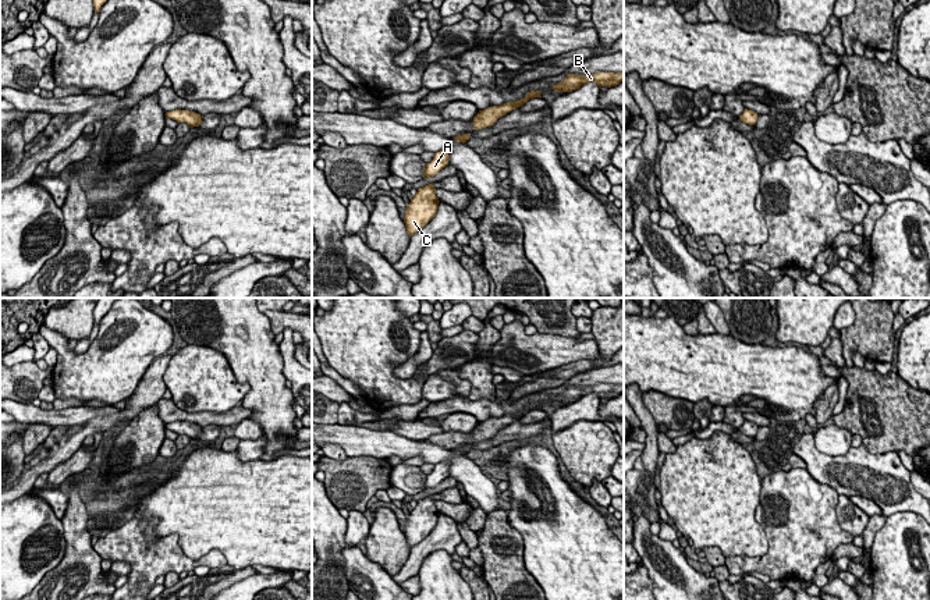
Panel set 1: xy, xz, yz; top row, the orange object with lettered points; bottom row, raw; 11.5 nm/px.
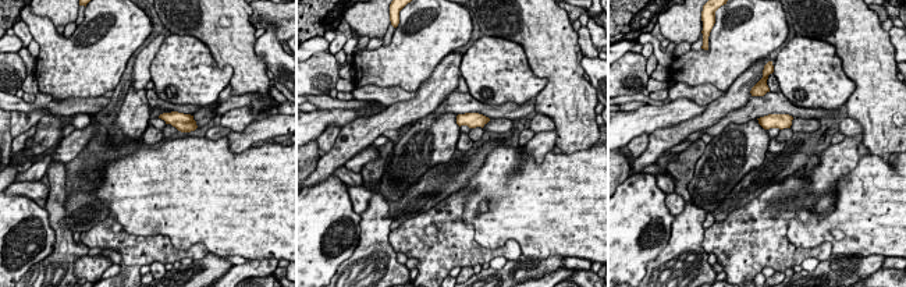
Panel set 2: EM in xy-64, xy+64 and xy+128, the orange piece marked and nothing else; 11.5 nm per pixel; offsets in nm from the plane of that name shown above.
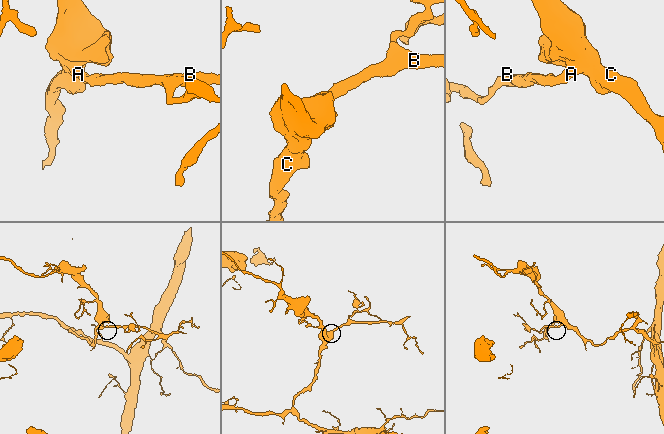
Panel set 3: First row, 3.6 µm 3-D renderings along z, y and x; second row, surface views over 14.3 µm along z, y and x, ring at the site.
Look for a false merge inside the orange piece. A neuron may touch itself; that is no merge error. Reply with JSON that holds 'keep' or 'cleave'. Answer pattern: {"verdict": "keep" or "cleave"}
{"verdict": "keep"}

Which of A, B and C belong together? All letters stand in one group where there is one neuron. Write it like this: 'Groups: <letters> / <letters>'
Groups: A B C

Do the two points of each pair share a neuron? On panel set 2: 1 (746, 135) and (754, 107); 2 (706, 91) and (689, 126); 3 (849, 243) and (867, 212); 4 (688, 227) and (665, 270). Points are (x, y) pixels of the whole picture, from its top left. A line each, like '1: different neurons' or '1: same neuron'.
1: different neurons
2: different neurons
3: same neuron
4: same neuron

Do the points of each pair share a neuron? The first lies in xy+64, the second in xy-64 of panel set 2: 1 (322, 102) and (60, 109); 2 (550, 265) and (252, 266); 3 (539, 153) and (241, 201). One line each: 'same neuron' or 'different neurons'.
1: same neuron
2: different neurons
3: different neurons

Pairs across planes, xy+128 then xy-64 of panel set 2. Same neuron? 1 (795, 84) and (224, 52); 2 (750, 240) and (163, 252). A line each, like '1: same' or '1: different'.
1: different
2: same

